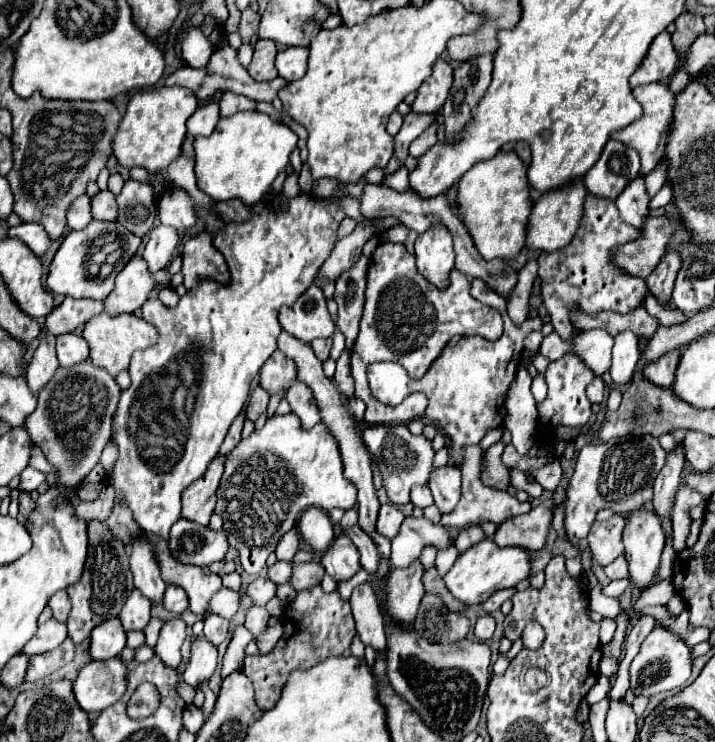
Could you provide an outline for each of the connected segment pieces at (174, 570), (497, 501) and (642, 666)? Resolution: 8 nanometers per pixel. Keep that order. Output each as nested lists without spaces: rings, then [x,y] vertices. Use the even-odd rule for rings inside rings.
[[[157,540],[157,542],[159,542],[159,548],[155,546],[155,552],[157,552],[163,580],[167,584],[181,586],[189,596],[191,612],[203,614],[213,592],[221,590],[221,578],[209,572],[209,568],[197,568],[197,566],[189,566],[189,564],[181,564],[179,560],[173,560],[173,556],[167,550],[167,542],[165,540]]]
[[[469,446],[467,452],[465,452],[465,466],[461,468],[463,472],[463,492],[461,492],[461,500],[457,504],[457,508],[449,514],[443,514],[441,516],[441,524],[443,526],[451,526],[451,528],[469,528],[469,526],[475,526],[475,524],[481,524],[481,522],[495,522],[495,524],[501,524],[505,522],[507,518],[513,518],[517,514],[525,514],[531,510],[531,504],[529,502],[519,502],[515,496],[511,496],[509,492],[501,492],[501,490],[495,490],[495,488],[489,488],[481,482],[481,448],[479,446]]]
[[[657,626],[653,632],[643,640],[639,654],[629,666],[629,680],[631,680],[631,690],[639,696],[653,696],[657,692],[667,692],[673,688],[683,686],[691,676],[691,650],[671,632],[665,628]]]

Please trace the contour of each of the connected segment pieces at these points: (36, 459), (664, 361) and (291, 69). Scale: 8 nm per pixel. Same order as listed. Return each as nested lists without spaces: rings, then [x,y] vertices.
[[[33,448],[29,466],[33,466],[33,468],[41,468],[43,472],[49,472],[49,474],[51,474],[51,472],[55,474],[55,468],[53,468],[53,466],[51,466],[51,464],[45,460],[45,456],[43,456],[39,450],[35,450],[35,448]]]
[[[679,350],[677,352],[667,352],[665,356],[661,356],[661,360],[655,360],[653,364],[647,364],[643,368],[643,374],[647,380],[651,380],[657,386],[669,388],[675,380],[675,368],[679,362]]]
[[[285,48],[277,54],[277,70],[287,82],[299,80],[307,72],[307,58],[307,48]]]

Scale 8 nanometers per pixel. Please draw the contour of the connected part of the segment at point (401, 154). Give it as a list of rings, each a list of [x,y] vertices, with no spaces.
[[[407,114],[403,128],[395,136],[395,158],[405,162],[409,156],[409,144],[437,118],[437,114]]]

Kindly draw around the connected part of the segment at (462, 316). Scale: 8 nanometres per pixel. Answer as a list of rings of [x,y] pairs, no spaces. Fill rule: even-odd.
[[[381,242],[377,246],[367,272],[361,328],[351,350],[351,376],[355,380],[355,396],[367,404],[363,424],[407,424],[415,418],[423,418],[427,408],[427,398],[423,394],[415,394],[399,406],[387,406],[375,400],[369,390],[369,382],[365,380],[365,370],[369,364],[383,360],[399,362],[411,378],[423,378],[423,374],[453,336],[479,334],[487,340],[497,340],[501,336],[501,314],[495,308],[487,308],[485,304],[473,300],[469,288],[471,280],[463,272],[455,270],[451,274],[451,286],[447,290],[439,290],[417,272],[415,256],[411,256],[403,244]]]

